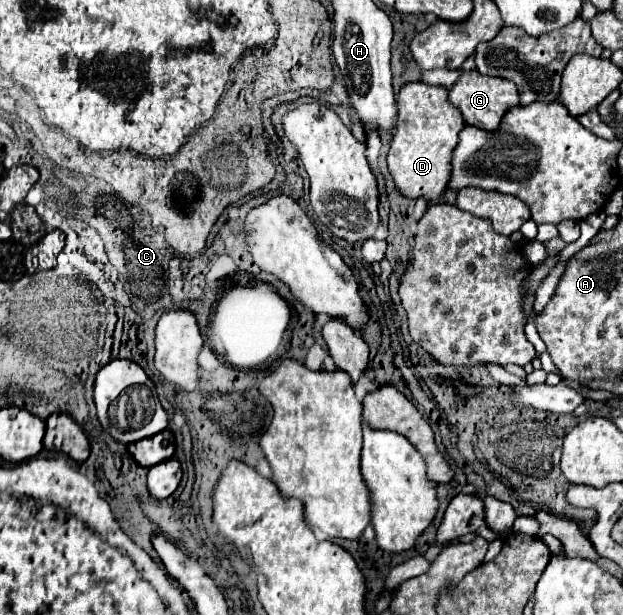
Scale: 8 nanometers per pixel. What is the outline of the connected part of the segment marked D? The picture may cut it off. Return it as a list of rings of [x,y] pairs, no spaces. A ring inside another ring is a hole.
[[[422,81],[406,83],[398,93],[398,119],[392,147],[388,153],[388,169],[398,191],[406,197],[426,197],[436,201],[448,183],[450,153],[456,147],[458,131],[464,119],[458,109],[448,103],[448,89],[442,85],[428,85]]]

